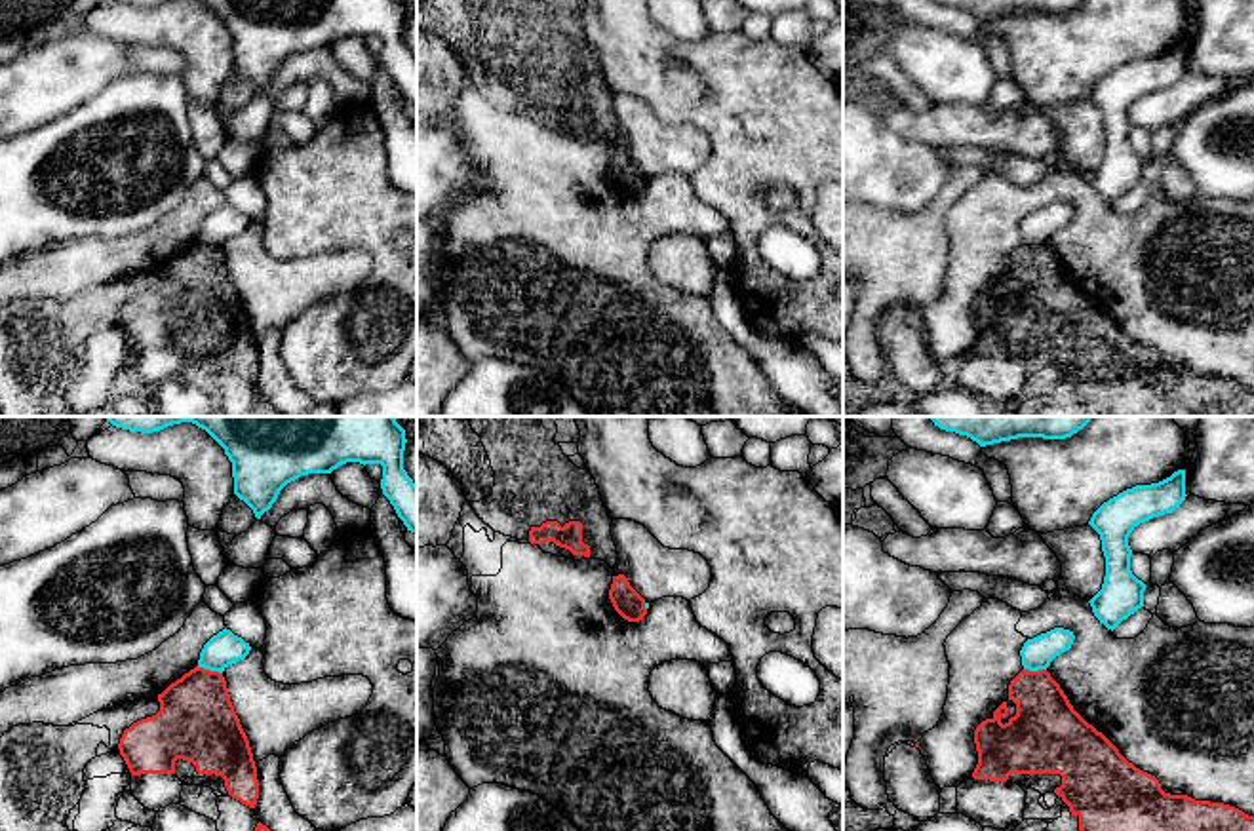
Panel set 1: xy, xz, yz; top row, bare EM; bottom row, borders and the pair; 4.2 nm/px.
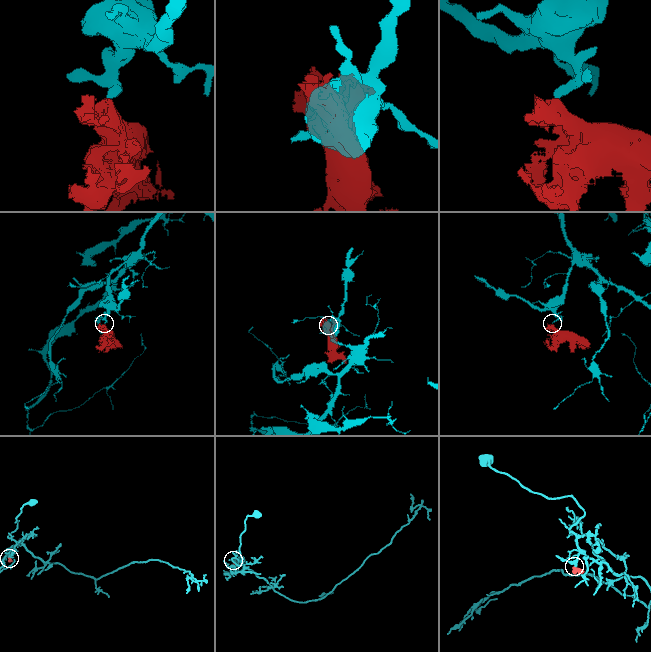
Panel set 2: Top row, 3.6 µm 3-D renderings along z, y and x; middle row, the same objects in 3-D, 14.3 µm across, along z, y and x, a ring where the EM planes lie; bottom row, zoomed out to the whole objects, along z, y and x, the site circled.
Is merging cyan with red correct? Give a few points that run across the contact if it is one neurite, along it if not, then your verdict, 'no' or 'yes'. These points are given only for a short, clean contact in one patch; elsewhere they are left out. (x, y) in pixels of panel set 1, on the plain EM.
line xy (196, 240), (221, 248); no

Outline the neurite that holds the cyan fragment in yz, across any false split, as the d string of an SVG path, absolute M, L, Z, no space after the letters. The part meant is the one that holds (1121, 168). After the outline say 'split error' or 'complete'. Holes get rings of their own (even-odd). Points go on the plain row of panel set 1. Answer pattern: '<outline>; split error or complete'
M1178 44L1159 57L1119 67L1092 87L1088 99L1100 108L1106 150L1102 164L1088 177L1107 203L1113 205L1144 181L1146 158L1130 145L1130 106L1140 97L1172 87L1185 70L1185 44Z; complete

